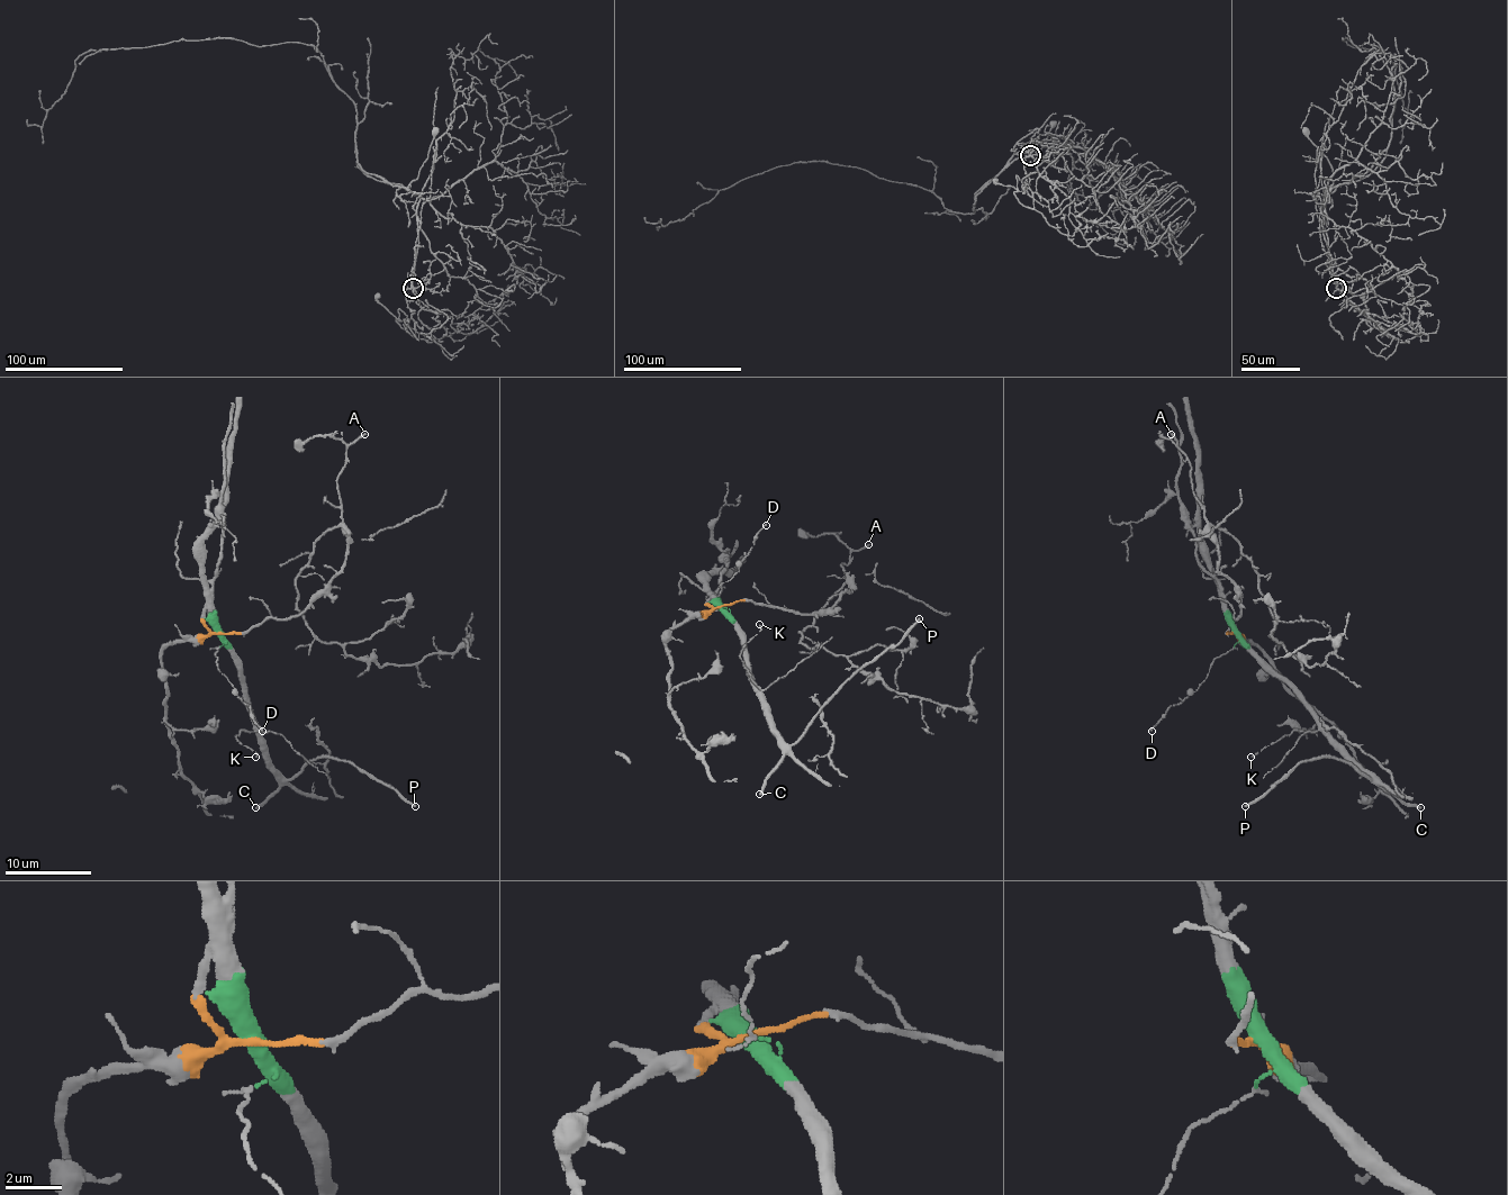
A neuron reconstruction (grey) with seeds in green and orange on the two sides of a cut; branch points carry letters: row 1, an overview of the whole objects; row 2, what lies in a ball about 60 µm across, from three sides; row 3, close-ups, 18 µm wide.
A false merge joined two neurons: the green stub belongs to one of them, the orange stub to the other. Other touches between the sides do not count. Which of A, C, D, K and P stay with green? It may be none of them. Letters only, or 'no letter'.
C, D, K, P

